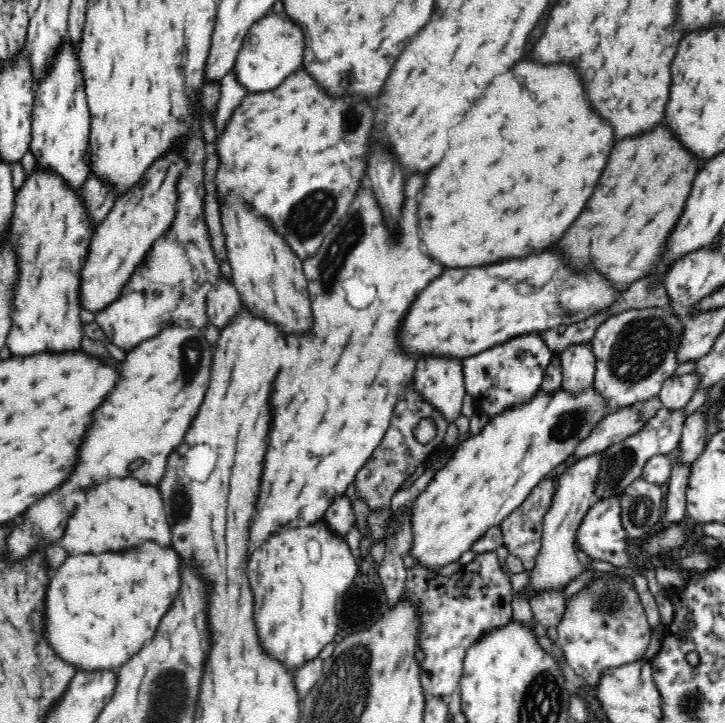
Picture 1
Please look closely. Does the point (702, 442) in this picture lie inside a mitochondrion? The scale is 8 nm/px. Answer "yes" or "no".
no

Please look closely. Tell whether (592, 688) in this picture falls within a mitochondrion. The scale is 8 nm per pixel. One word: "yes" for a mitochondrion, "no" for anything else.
no

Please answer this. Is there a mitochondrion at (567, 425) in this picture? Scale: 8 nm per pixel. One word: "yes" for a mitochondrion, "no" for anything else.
yes

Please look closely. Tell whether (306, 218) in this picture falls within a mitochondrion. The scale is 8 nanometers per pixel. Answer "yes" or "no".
yes

